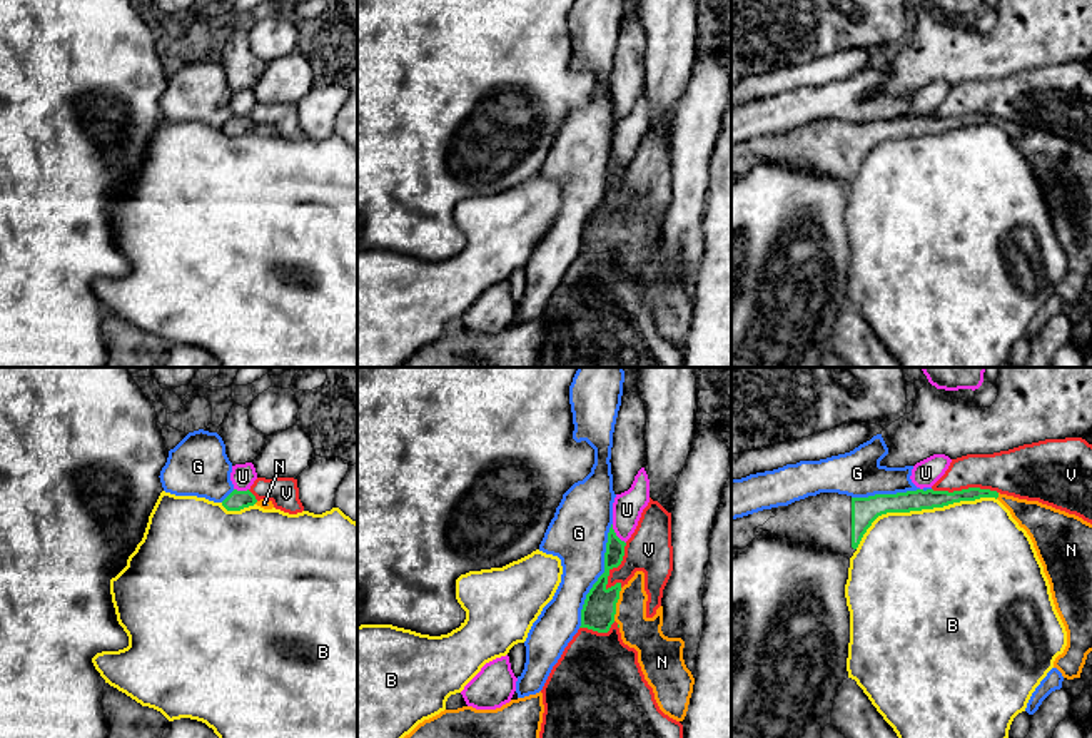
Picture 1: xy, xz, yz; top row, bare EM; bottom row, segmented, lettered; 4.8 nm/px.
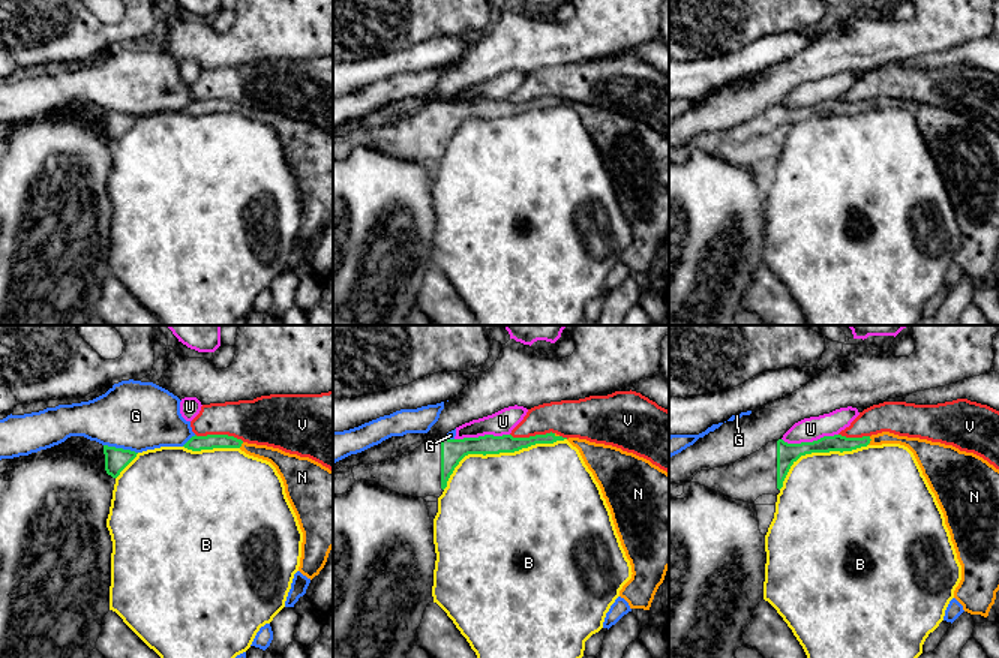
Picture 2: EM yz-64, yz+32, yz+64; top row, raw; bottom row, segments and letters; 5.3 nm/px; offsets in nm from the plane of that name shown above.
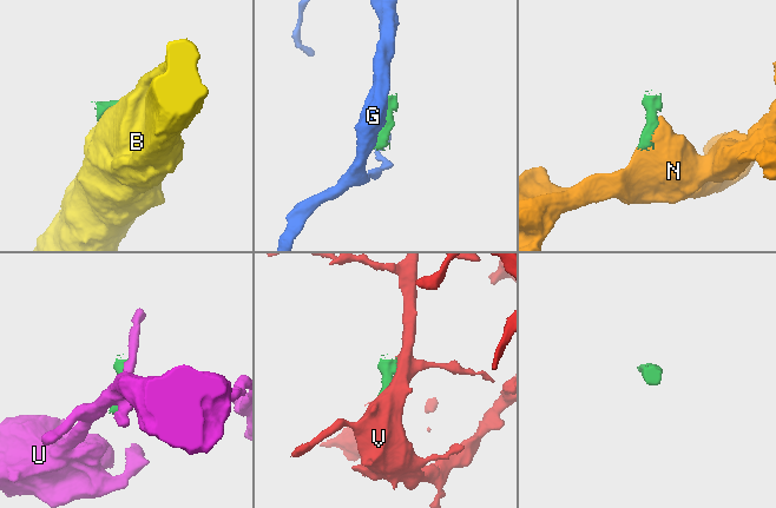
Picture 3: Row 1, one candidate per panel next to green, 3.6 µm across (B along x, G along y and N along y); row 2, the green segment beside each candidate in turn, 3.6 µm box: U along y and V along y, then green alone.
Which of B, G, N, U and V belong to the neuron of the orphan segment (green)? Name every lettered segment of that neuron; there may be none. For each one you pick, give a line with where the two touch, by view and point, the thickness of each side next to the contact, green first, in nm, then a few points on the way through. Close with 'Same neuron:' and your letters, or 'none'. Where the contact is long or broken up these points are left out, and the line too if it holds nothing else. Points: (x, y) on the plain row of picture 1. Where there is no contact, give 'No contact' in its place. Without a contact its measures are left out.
N: Touches green at xz (615, 231). Thickness 160 nm (green) against 170 nm
Same neuron: N

